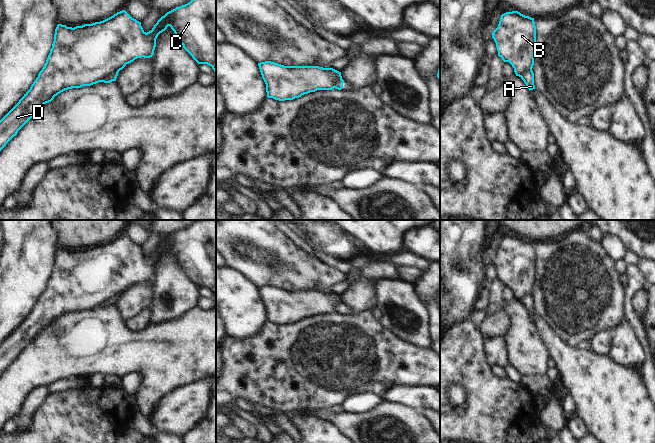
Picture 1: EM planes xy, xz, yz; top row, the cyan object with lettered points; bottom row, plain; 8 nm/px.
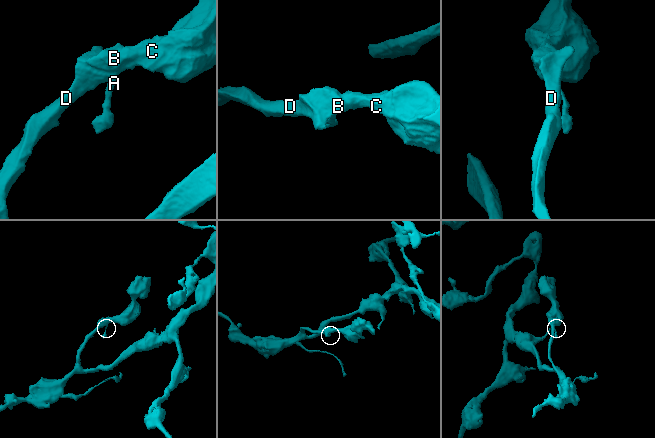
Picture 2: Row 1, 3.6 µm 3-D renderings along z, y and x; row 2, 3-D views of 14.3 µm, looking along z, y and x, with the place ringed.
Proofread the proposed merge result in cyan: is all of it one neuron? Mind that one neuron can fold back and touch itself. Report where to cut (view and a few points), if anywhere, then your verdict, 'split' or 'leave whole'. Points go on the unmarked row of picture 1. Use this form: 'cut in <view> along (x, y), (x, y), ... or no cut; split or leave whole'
cut in xy along (119, 294), (109, 297), (100, 305); split

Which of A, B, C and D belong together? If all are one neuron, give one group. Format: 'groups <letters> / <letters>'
groups A / B C D

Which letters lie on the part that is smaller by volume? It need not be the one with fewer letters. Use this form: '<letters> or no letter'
A

